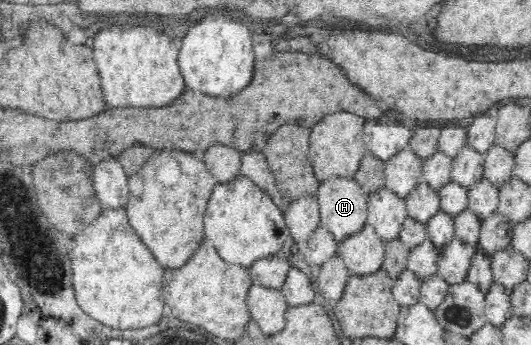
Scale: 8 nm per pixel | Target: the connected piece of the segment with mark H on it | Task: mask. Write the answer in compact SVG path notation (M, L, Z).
M327 178L319 183L316 198L321 211L320 225L329 229L338 242L367 224L368 194L354 178Z

